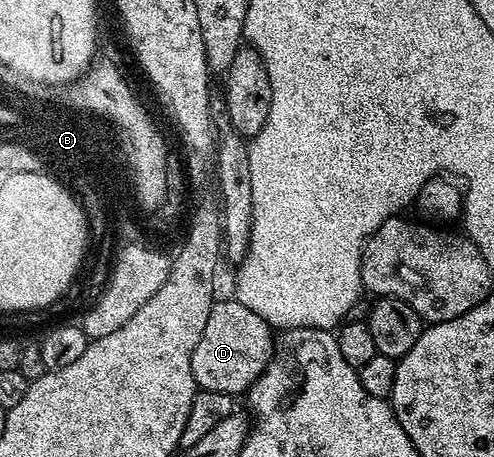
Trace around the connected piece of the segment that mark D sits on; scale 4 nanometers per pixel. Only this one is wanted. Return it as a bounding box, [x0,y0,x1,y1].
[191,299,275,395]

